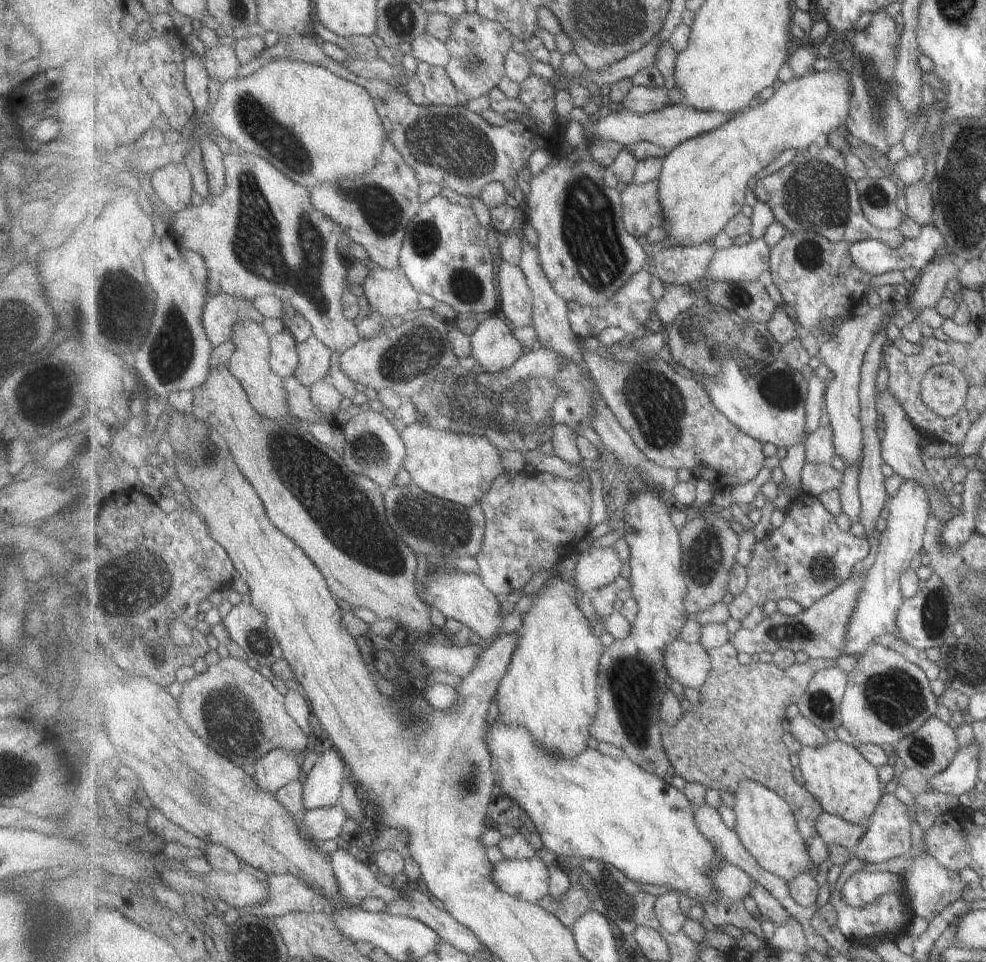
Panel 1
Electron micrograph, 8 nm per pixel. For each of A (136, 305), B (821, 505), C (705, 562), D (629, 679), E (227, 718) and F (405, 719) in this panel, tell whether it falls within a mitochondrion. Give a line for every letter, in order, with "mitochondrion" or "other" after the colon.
A: mitochondrion
B: other
C: mitochondrion
D: mitochondrion
E: mitochondrion
F: mitochondrion

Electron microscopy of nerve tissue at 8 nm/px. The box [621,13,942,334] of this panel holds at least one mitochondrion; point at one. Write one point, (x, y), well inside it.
(818, 194)

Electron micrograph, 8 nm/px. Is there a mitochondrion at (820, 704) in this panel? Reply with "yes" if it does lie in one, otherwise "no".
yes

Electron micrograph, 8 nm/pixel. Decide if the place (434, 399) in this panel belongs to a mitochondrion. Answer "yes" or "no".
no

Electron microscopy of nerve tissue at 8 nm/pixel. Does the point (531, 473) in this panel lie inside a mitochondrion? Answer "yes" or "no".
no

